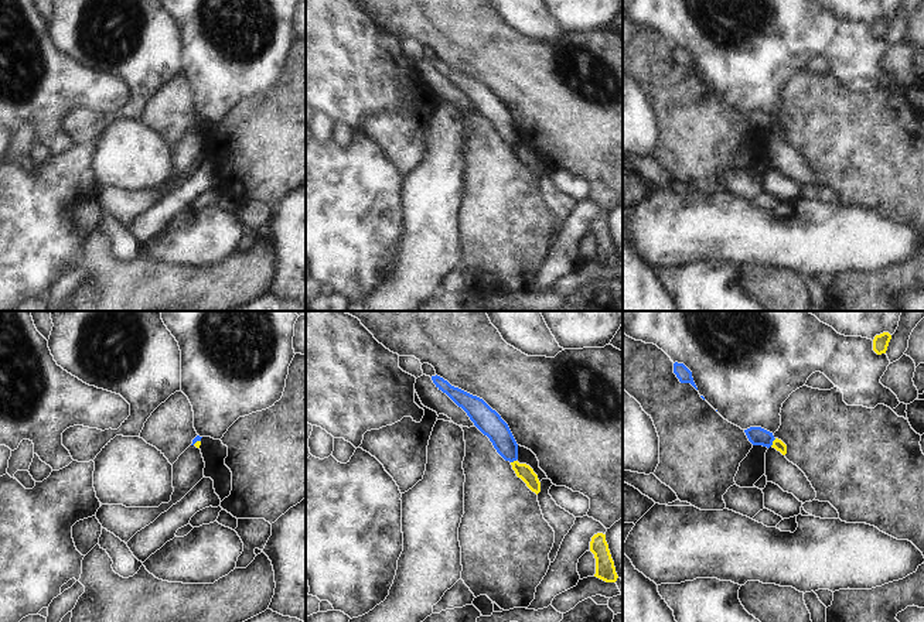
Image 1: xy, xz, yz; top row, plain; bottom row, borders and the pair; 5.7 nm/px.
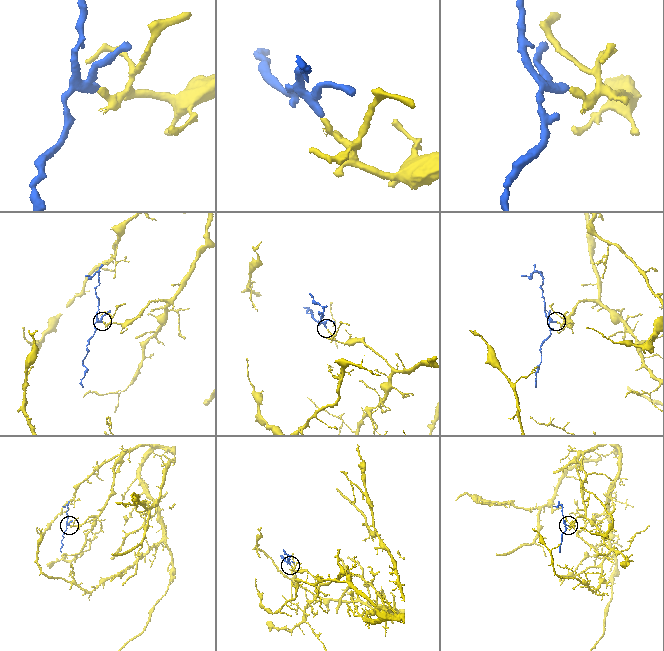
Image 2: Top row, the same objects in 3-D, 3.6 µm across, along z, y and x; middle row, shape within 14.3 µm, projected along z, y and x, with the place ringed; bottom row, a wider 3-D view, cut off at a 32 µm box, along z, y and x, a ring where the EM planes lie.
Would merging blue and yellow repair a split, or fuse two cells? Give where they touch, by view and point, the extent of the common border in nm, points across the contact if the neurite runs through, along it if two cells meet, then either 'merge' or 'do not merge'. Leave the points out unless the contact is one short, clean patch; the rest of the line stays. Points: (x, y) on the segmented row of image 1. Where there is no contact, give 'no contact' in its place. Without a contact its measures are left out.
meets blue in yz at (771, 443); contact 60 nm long; border along yz (776, 438), (770, 446); do not merge

